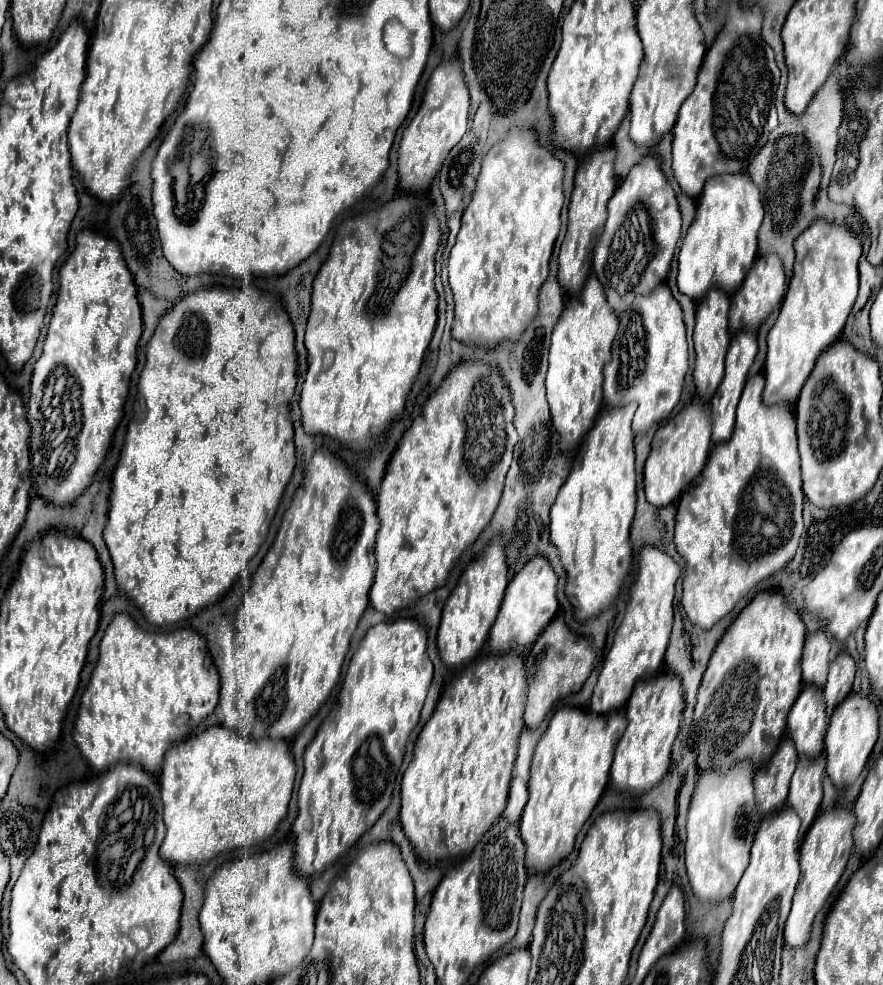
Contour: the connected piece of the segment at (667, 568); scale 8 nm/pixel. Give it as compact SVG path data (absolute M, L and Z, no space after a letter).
M644 546L640 552L640 572L630 588L630 602L626 606L626 616L616 630L614 644L604 658L602 672L598 676L590 708L596 714L608 714L610 710L618 710L626 706L630 692L636 680L652 678L662 668L664 652L672 632L672 618L674 618L674 584L680 576L678 564L666 552L658 550L656 546Z

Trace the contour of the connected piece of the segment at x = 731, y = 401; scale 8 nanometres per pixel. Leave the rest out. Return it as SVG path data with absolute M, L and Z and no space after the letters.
M746 330L746 332L738 332L728 348L728 356L726 356L726 372L724 372L724 380L718 386L716 396L712 398L712 406L710 406L710 418L712 418L712 442L726 442L732 436L734 430L734 420L736 420L736 406L742 394L742 388L746 384L746 376L748 370L754 362L754 356L758 352L758 342L756 342L756 332Z

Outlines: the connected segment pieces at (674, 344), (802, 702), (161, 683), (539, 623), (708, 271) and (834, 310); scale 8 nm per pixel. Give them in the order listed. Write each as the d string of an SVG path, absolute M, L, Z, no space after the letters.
M660 284L654 292L638 296L634 304L620 314L620 328L612 344L612 360L604 368L604 406L618 408L630 402L638 404L634 414L634 434L648 434L652 426L666 420L680 400L684 376L688 370L688 342L682 308L670 288Z
M804 686L788 714L788 736L794 740L800 756L818 756L824 750L824 734L828 726L822 690Z
M116 614L100 642L100 658L92 672L86 694L82 696L74 740L86 762L98 772L106 772L118 762L130 762L140 764L146 772L154 774L162 768L166 750L170 750L176 742L186 740L192 728L196 728L216 708L218 692L218 672L212 664L204 638L196 630L182 628L152 634L142 630L128 614Z
M536 556L530 562L526 562L526 566L508 584L500 614L490 630L488 646L494 654L524 650L536 642L536 638L544 632L544 628L556 616L556 610L558 610L556 582L558 582L558 578L556 578L550 562L544 556Z
M718 174L712 176L706 182L706 188L698 200L698 210L692 226L688 228L688 234L682 242L678 262L680 262L680 272L678 272L678 288L682 294L694 298L696 302L702 300L710 288L722 288L728 294L734 294L740 284L744 282L748 270L752 268L756 256L758 256L758 230L764 218L764 208L760 200L760 190L752 182L748 174Z
M816 220L798 236L794 248L794 276L788 284L780 316L768 334L768 356L764 364L764 402L768 406L780 402L794 404L798 400L818 356L840 338L858 296L858 258L862 248L858 236L848 226Z

